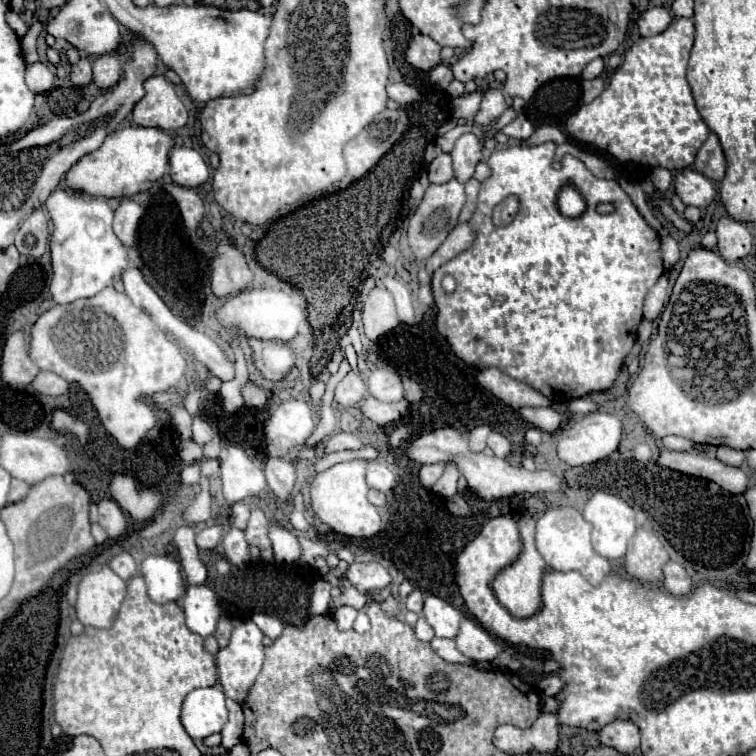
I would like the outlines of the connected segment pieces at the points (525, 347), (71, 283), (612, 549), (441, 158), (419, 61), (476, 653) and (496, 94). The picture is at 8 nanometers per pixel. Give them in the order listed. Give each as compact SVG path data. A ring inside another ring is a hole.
M544 142L538 146L526 146L526 144L512 144L506 148L496 148L490 158L488 158L488 168L490 168L490 176L480 184L480 194L478 194L478 204L476 210L472 214L472 220L468 222L468 226L474 230L474 242L468 250L464 250L460 256L448 260L448 264L442 264L434 276L432 276L432 294L434 294L434 302L436 302L436 330L440 336L446 338L448 346L452 348L452 352L464 360L468 366L474 366L478 370L484 368L500 368L504 374L536 388L538 392L542 392L544 396L548 396L550 400L572 400L572 398L580 398L586 396L590 392L598 392L598 390L606 390L614 384L620 366L624 362L624 358L628 356L630 348L634 346L634 338L636 338L636 328L642 320L642 302L646 292L656 284L656 280L662 276L664 266L662 266L662 250L660 250L660 236L658 232L648 226L648 222L644 220L644 216L636 210L636 206L632 204L630 196L620 188L620 184L616 180L604 180L604 178L596 178L582 160L574 158L572 154L564 154L562 158L562 168L554 170L552 168L552 158L556 152L556 142ZM572 184L582 198L586 200L586 212L578 218L568 218L564 214L560 214L558 210L558 192L560 186ZM506 196L516 196L520 202L520 210L516 214L516 218L508 224L508 226L494 226L492 224L492 210L496 204L500 204ZM600 204L612 204L614 212L610 214L600 214L596 208ZM444 274L452 274L458 282L458 288L454 294L444 294L440 288L440 280Z
M58 188L50 194L46 208L50 212L54 230L50 238L54 278L50 292L56 304L70 304L78 298L90 298L102 288L112 286L114 278L128 268L128 248L118 240L112 230L114 210L106 198L80 196Z
M598 490L586 502L582 516L594 526L592 544L600 556L616 560L626 554L626 546L636 532L634 508L628 502Z
M442 152L438 154L432 164L428 166L428 176L430 176L430 182L434 184L442 184L446 180L450 180L454 176L454 168L452 168L452 156Z
M416 34L412 36L408 50L406 50L406 60L416 66L418 70L428 72L436 64L440 64L440 44L436 44L430 36Z
M462 618L460 632L454 640L464 656L478 662L492 662L500 652L498 642L472 618Z
M488 88L482 94L482 104L480 104L480 110L476 114L476 124L490 126L506 108L508 108L508 104L502 96L502 90L500 88Z

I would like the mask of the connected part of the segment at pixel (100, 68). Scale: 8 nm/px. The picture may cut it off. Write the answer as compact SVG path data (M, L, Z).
M98 56L92 64L93 83L100 90L108 90L112 86L116 86L116 80L120 80L122 76L122 66L118 62L116 56Z

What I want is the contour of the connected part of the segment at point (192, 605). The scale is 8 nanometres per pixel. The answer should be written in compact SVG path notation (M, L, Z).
M188 586L182 608L186 614L186 626L192 632L204 638L216 632L216 624L220 620L220 606L216 594L208 586Z

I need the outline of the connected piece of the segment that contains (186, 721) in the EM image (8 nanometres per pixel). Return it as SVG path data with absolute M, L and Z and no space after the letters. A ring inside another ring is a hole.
M220 686L192 690L182 706L182 724L190 738L202 740L220 732L228 722L226 698Z

